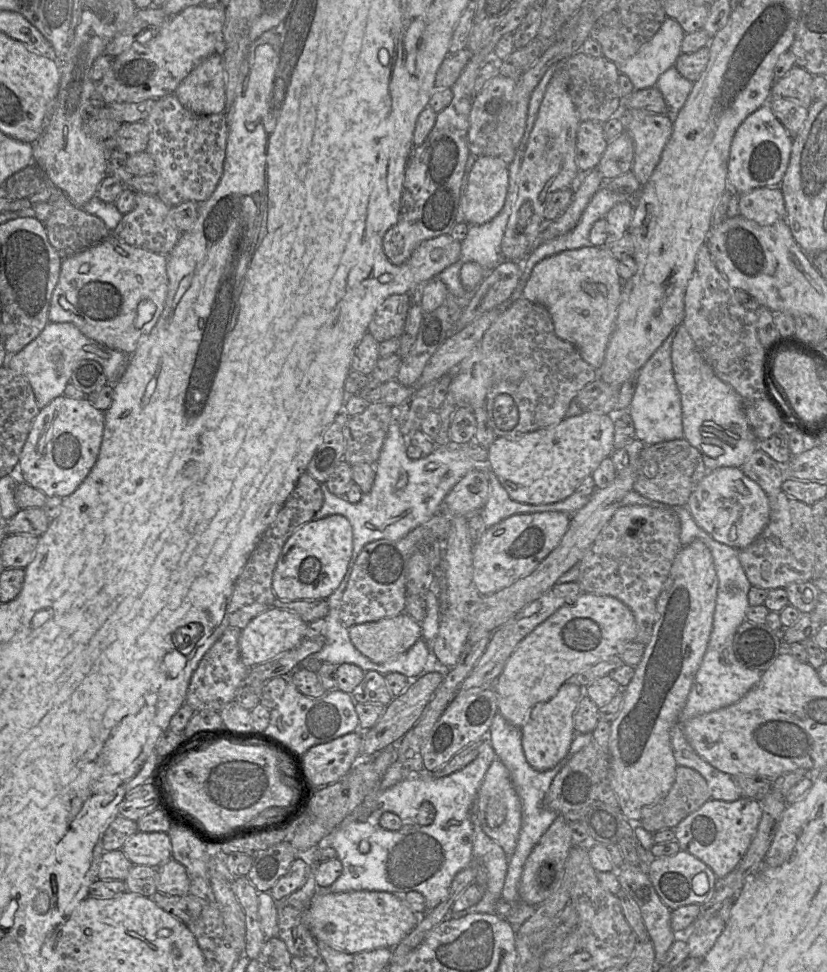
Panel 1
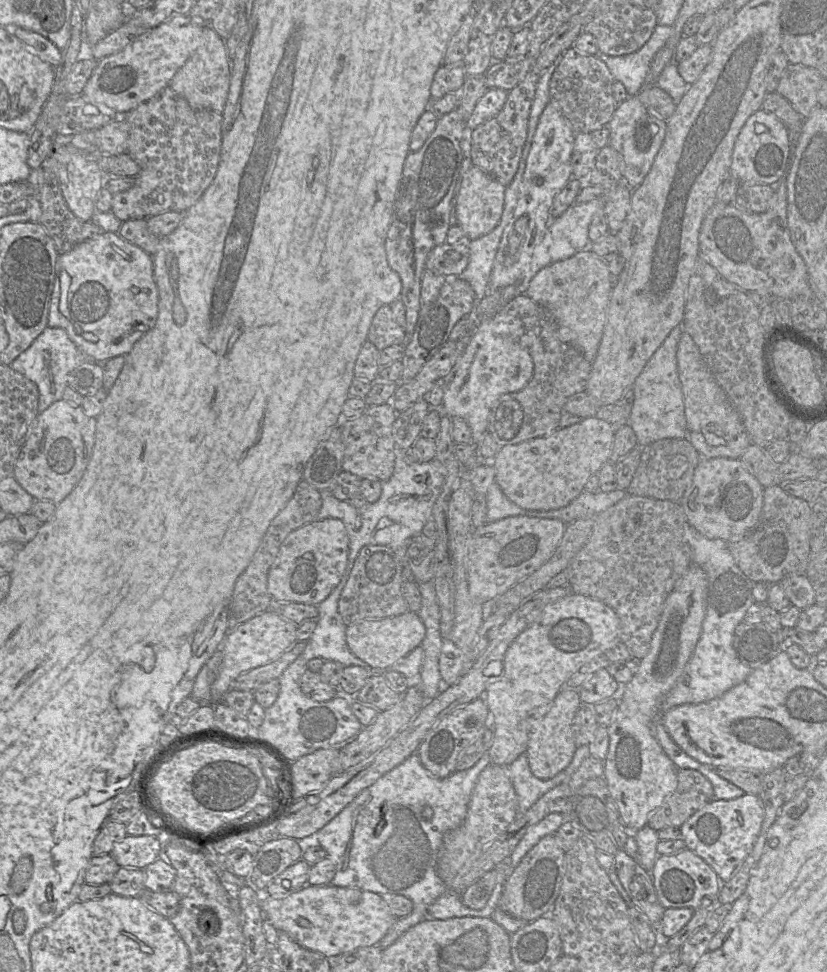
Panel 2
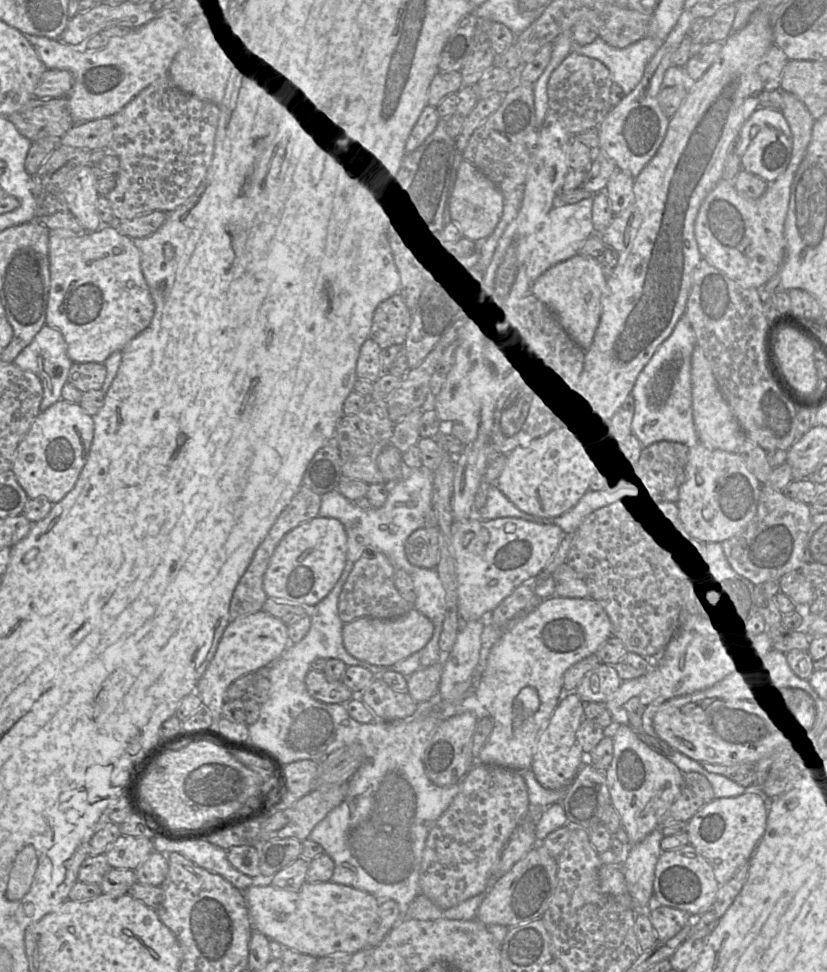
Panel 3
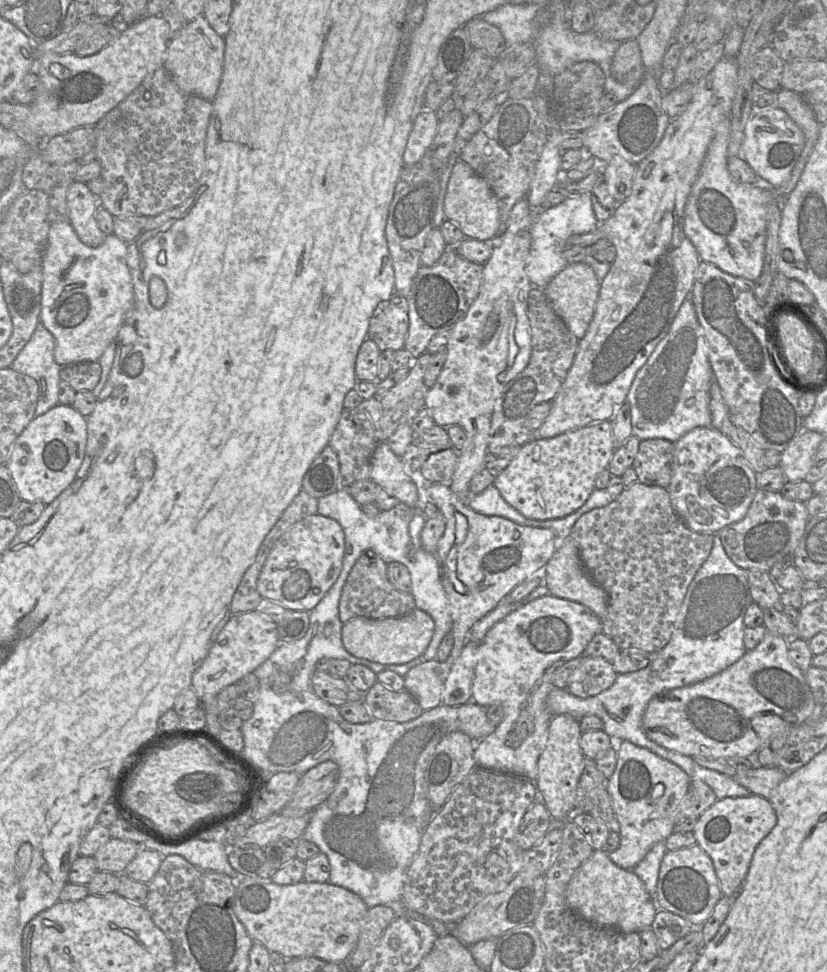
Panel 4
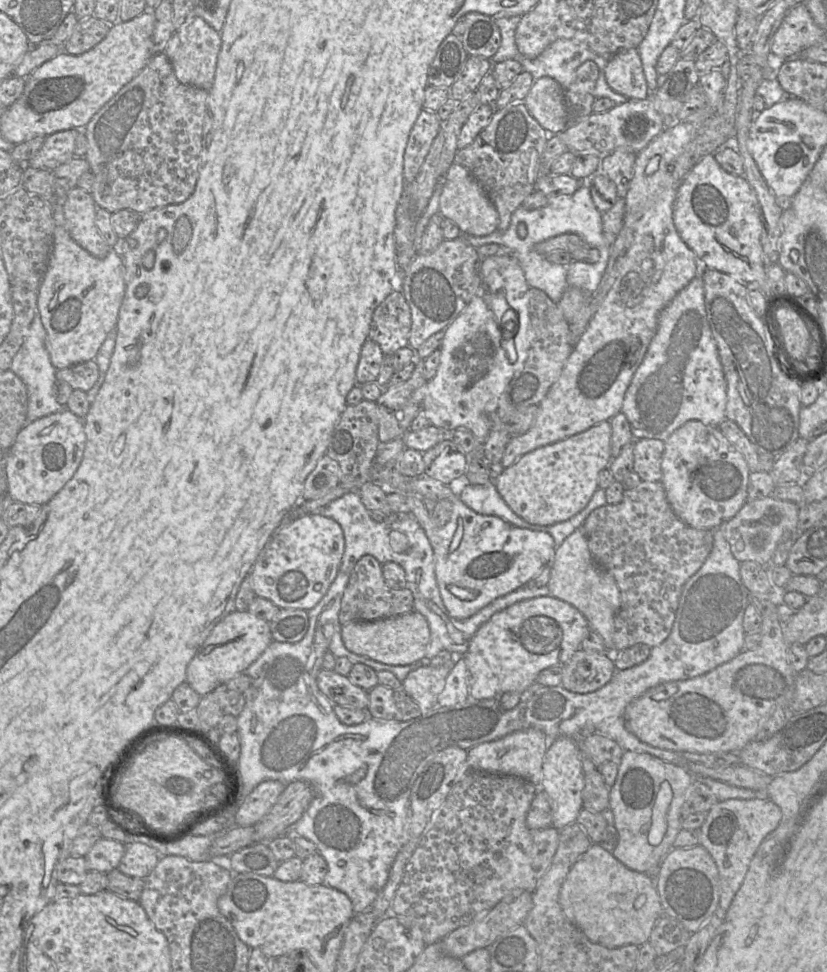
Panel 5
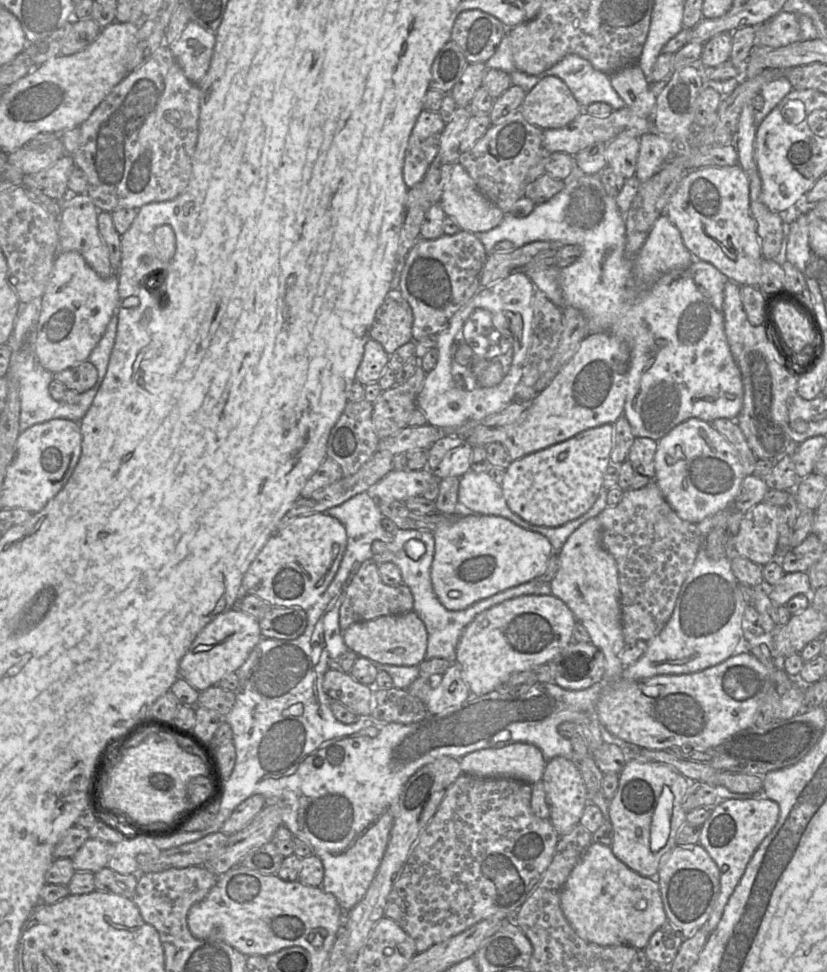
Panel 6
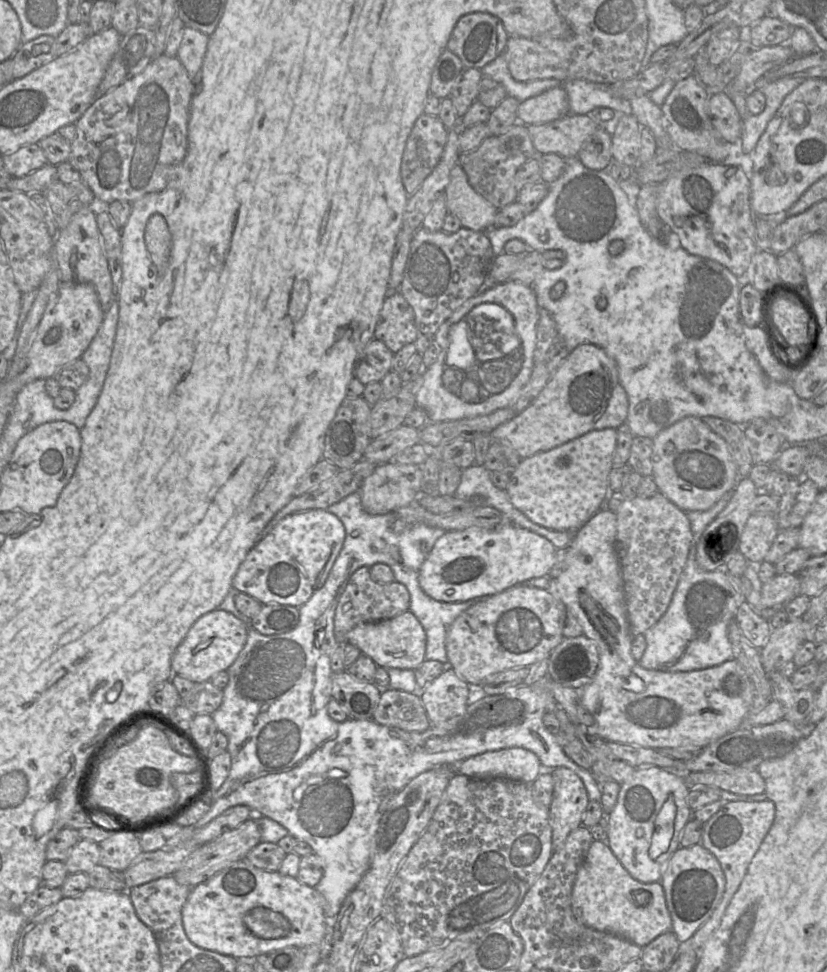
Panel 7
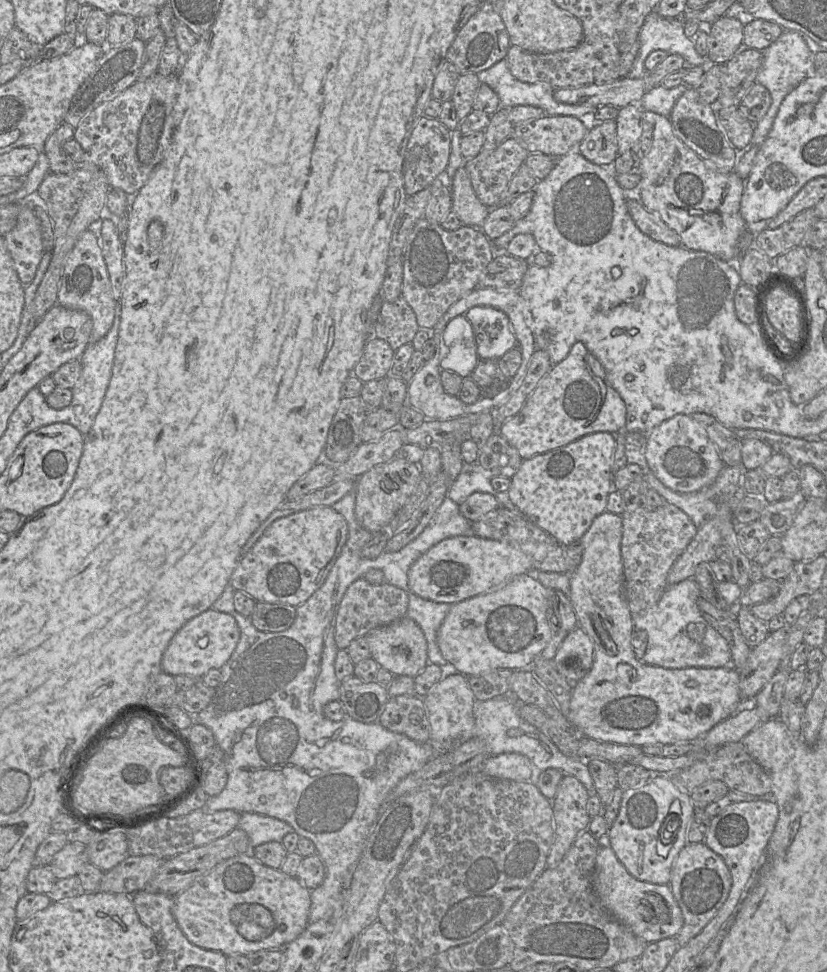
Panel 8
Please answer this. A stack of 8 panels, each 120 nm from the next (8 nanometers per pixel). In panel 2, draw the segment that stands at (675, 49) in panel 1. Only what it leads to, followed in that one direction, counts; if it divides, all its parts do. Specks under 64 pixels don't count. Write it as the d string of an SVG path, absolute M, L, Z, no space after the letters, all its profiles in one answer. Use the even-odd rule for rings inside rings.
M657 25L650 39L638 51L623 56L609 56L598 50L595 56L607 65L614 80L624 85L628 96L634 96L643 88L655 54L671 34L672 26Z

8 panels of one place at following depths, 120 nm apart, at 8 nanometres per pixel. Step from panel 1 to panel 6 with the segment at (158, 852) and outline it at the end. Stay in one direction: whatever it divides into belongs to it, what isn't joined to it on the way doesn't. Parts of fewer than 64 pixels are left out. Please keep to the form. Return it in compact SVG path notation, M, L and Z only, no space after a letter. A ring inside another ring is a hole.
M87 839L71 858L75 870L96 873L107 867L113 855L113 845L100 839Z

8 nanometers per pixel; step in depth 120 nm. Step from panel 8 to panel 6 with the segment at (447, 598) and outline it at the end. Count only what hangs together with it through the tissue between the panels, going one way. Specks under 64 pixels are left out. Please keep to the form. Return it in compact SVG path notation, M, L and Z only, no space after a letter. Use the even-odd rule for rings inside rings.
M458 511L457 514L460 516L451 524L441 524L437 529L433 531L434 537L434 557L431 564L430 577L432 582L432 587L434 593L436 594L440 603L448 610L459 611L463 610L472 604L493 596L499 592L513 588L515 586L524 584L526 582L532 581L539 576L541 576L547 569L548 560L550 556L554 553L553 547L550 541L542 534L528 529L522 528L505 517L496 515L482 515L475 514L466 511Z

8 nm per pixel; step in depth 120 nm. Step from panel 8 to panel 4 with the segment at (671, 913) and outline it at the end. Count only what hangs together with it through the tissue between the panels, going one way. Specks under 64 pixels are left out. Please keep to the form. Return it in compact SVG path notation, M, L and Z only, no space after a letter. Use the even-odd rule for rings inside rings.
M594 850L574 872L566 889L566 901L577 916L591 924L624 933L650 929L659 910L639 877L632 870L616 866L603 850Z

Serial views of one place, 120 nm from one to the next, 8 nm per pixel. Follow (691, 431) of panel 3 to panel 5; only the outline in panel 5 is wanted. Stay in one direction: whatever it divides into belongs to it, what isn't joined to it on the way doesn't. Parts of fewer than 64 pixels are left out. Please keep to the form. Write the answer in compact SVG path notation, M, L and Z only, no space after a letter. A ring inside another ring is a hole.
M697 259L697 276L685 288L683 288L660 313L656 334L653 337L646 355L636 370L632 381L626 391L621 411L626 415L630 423L631 432L635 440L660 439L662 441L666 441L675 430L690 420L699 420L705 425L718 427L719 424L726 419L725 413L727 403L727 382L719 358L717 345L712 336L712 332L707 321L705 309L704 284L702 274L706 269L707 267L705 266L704 262Z

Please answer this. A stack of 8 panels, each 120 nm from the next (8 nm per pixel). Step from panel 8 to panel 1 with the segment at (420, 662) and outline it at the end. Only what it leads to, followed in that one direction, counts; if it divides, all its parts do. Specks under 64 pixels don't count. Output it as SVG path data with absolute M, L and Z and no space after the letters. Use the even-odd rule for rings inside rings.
M405 612L349 628L355 648L374 663L384 663L411 648L422 637L421 623Z

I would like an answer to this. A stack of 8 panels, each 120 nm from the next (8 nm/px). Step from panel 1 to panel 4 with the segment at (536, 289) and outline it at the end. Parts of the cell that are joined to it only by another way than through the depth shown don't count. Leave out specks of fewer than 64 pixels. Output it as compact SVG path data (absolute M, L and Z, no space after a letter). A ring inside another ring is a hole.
M586 263L568 264L545 287L545 294L554 312L563 320L569 331L579 340L584 337L593 318L600 291L600 280Z

